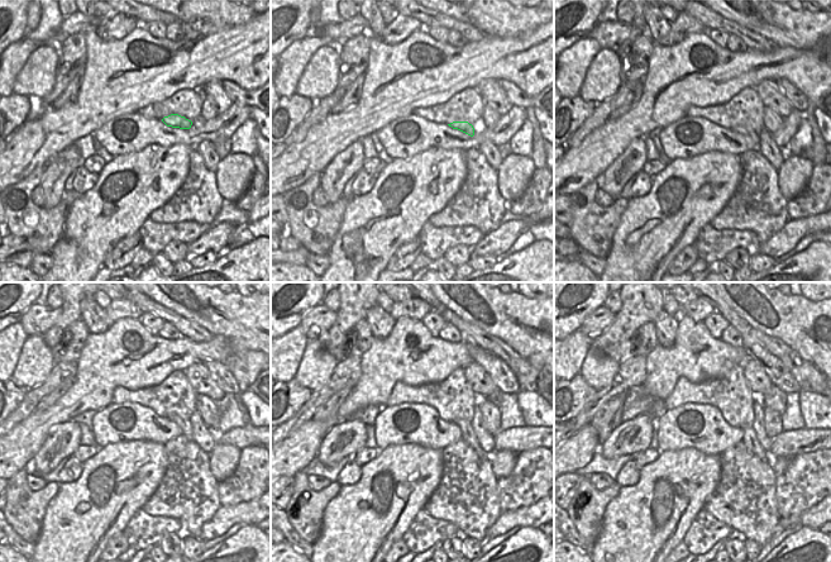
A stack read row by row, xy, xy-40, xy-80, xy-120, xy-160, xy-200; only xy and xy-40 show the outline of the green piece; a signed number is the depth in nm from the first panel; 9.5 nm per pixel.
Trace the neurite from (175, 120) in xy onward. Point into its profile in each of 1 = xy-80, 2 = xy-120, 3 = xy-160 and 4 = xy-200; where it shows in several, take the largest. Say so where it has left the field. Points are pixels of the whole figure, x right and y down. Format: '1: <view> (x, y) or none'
1: xy-80 (746, 132)
2: xy-120 (184, 423)
3: xy-160 (468, 436)
4: xy-200 (749, 439)

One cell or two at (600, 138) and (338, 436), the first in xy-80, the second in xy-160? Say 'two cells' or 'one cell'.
two cells

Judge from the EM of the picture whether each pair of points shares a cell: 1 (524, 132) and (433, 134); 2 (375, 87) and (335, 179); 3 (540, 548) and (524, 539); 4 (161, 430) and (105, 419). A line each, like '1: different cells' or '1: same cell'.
1: different cells
2: different cells
3: same cell
4: same cell

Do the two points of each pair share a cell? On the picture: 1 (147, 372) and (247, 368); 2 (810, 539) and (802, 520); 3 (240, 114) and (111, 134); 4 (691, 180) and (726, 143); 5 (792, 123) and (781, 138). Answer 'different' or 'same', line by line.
1: same
2: different
3: same
4: different
5: same

